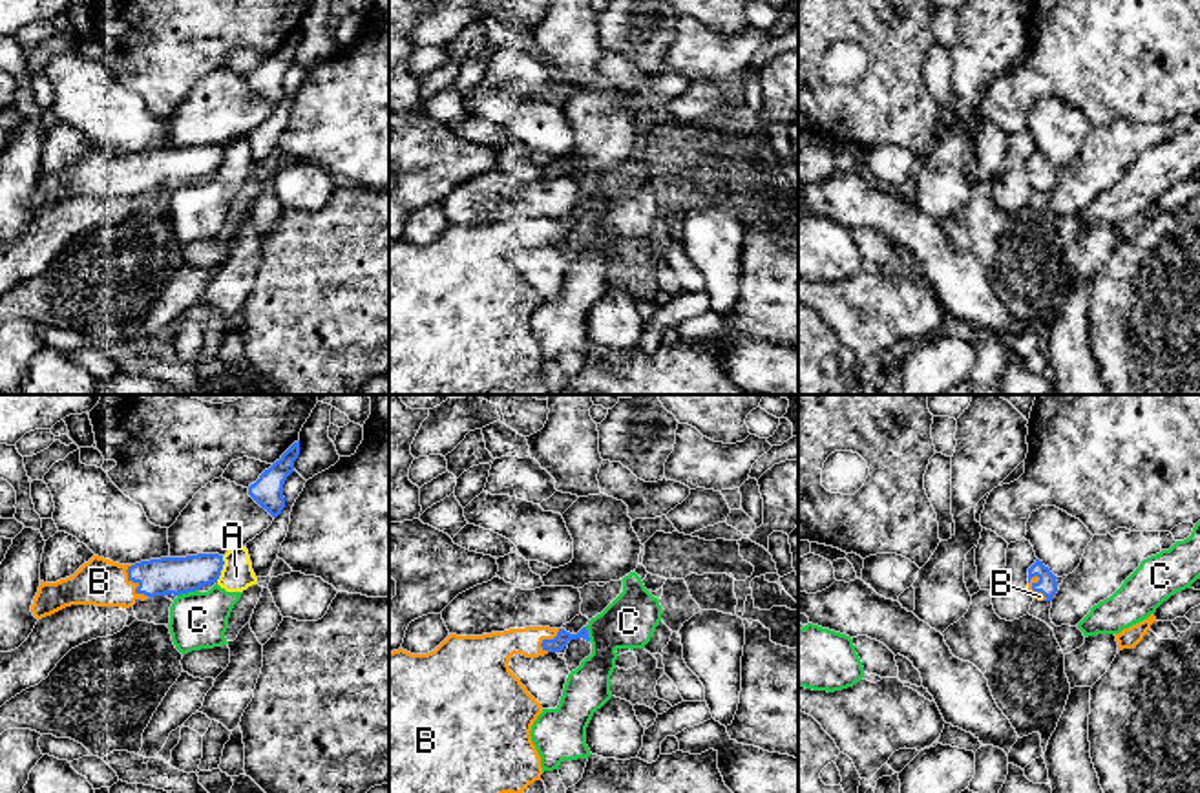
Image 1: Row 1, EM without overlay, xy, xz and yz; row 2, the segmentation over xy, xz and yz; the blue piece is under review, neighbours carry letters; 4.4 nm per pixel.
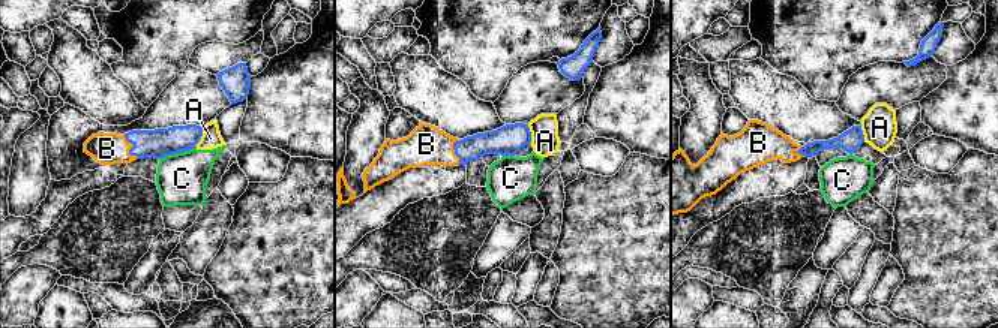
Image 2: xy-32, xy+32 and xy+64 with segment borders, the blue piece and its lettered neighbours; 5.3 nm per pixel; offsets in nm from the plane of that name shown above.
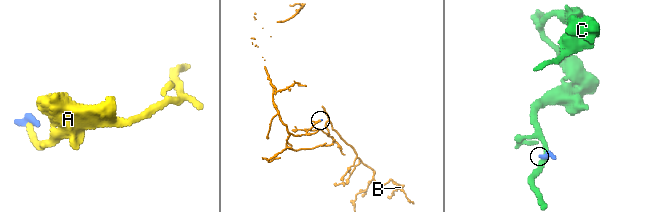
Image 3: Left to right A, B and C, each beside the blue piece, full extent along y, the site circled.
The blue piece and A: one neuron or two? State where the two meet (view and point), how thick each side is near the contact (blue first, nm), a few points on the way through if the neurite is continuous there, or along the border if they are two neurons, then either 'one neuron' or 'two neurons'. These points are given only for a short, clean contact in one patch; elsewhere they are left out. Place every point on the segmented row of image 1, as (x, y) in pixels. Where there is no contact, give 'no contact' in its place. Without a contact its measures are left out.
xy (221, 569) | 160/140 nm | along xy (223, 556), (223, 567), (216, 581) | two neurons

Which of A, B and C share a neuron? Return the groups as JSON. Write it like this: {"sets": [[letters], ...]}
{"sets": [["A", "C"], ["B"]]}

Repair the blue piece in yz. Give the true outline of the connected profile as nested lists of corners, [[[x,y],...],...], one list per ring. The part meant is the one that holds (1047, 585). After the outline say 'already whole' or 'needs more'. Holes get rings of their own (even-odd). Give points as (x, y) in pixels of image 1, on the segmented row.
[[[1039,559],[1028,568],[1028,590],[1039,601],[1052,601],[1058,594],[1056,576]]] | needs more

